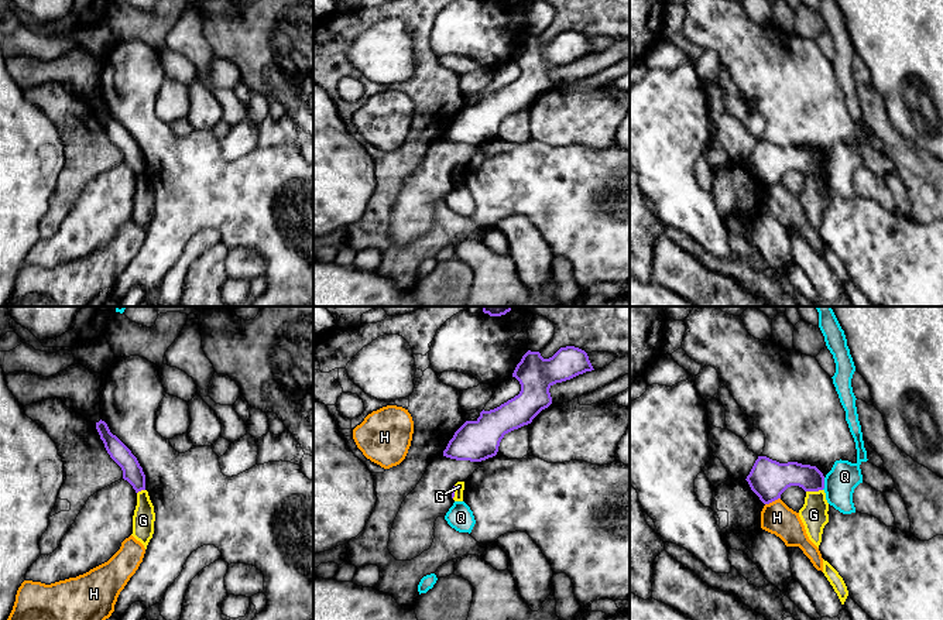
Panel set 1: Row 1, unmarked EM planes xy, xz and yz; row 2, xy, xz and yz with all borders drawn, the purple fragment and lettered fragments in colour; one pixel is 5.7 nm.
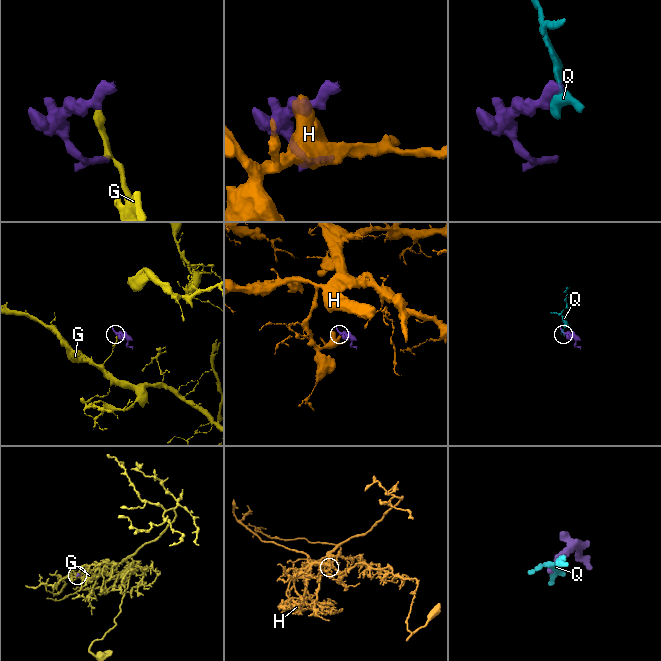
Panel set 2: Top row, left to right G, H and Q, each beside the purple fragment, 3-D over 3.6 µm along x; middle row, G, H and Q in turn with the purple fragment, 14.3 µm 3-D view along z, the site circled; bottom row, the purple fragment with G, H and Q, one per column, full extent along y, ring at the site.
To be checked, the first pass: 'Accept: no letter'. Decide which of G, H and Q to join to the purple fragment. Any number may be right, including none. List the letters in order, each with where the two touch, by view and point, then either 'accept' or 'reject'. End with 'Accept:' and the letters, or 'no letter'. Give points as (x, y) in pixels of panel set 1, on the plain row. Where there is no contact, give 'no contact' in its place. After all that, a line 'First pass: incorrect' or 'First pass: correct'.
G: yz (813, 174) | reject
H: yz (772, 184) | reject
Q: yz (823, 167) | reject
Accept: no letter
First pass: correct

